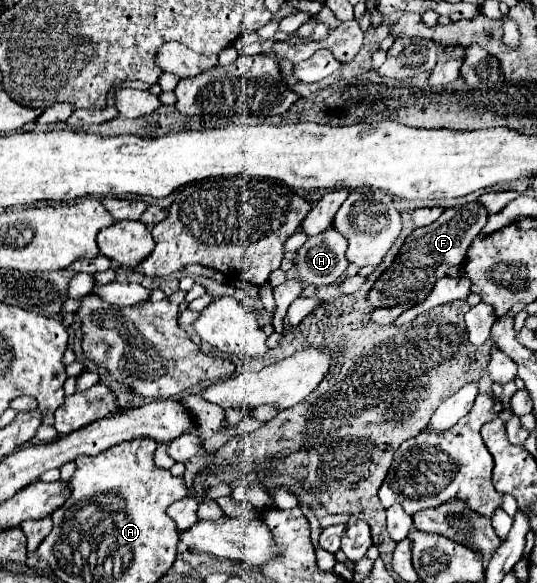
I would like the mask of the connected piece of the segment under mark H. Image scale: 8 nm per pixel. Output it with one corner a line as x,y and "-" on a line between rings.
335,229
309,237
293,261
297,279
311,285
335,283
349,265
345,259
345,249
347,241

